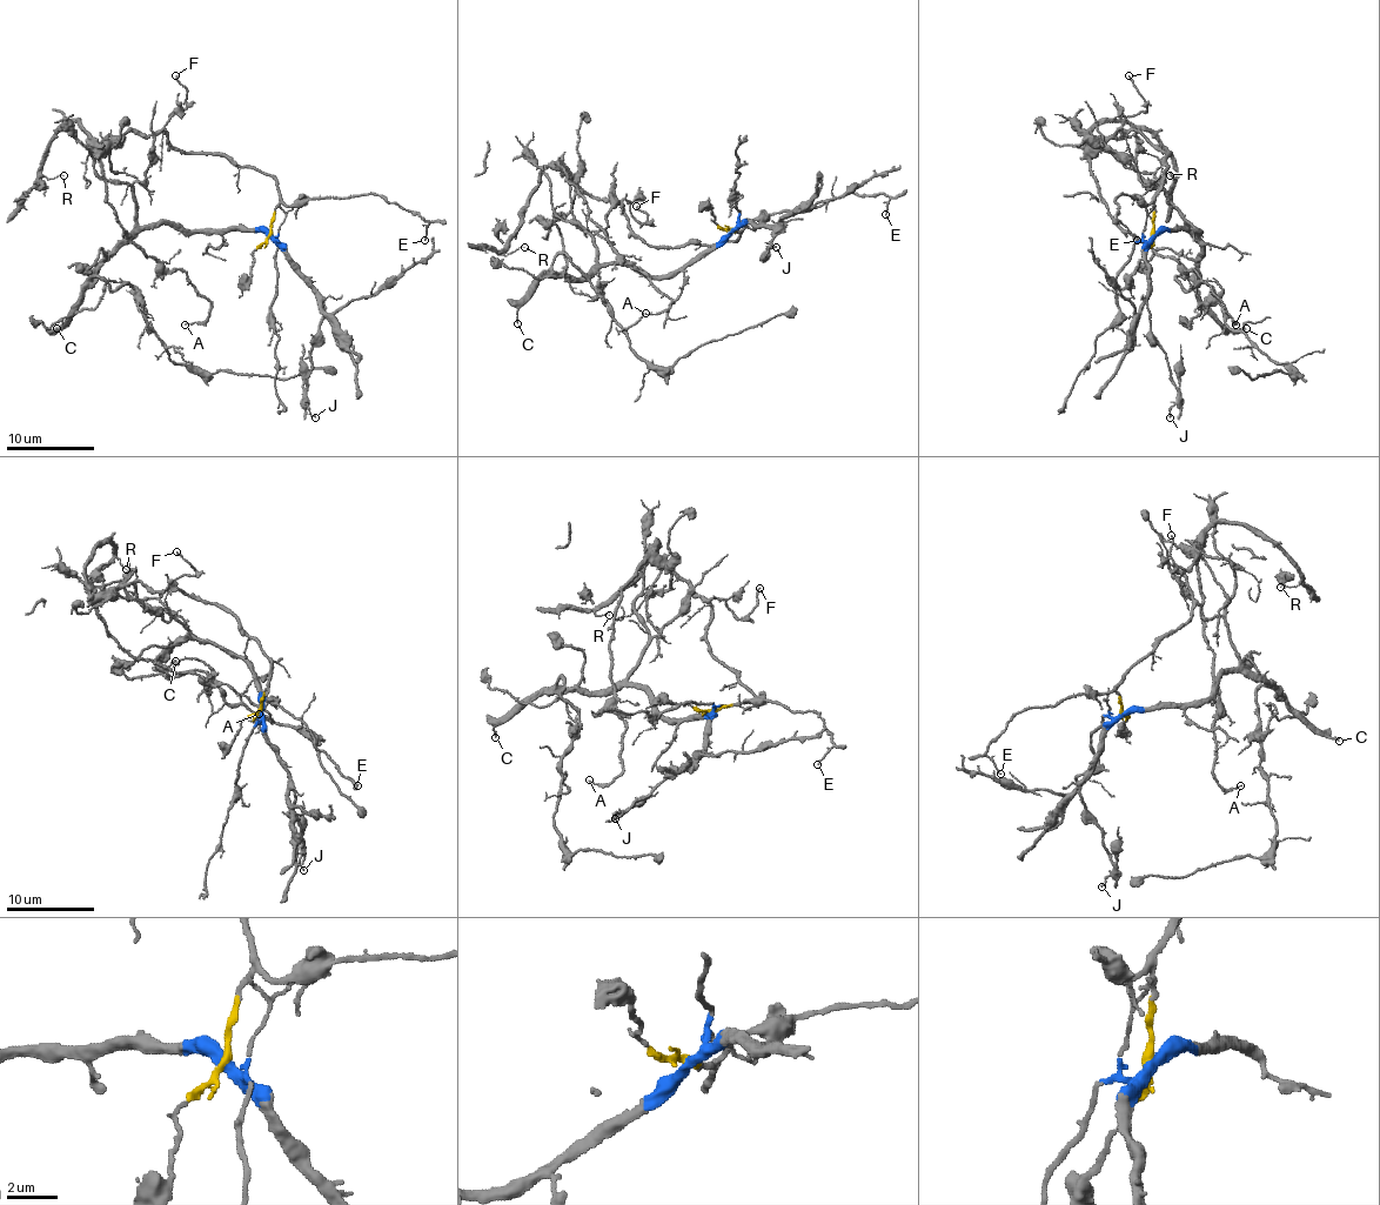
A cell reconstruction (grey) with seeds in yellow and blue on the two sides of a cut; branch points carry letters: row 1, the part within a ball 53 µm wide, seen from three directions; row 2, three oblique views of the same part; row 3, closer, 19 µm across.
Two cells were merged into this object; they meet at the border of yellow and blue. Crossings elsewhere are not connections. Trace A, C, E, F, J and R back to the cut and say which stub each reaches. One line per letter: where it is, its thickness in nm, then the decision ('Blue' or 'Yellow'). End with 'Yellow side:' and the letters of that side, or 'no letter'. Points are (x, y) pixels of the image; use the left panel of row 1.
A: Place: (185, 325). Thickness 110 nm. Yellow
C: Place: (57, 328). Thickness 160 nm. Blue
E: Place: (424, 240). Thickness 130 nm. Yellow
F: Place: (175, 75). Thickness 140 nm. Yellow
J: Place: (315, 417). Thickness 130 nm. Blue
R: Place: (64, 175). Thickness 60 nm. Yellow
Yellow side: A, E, F, R

